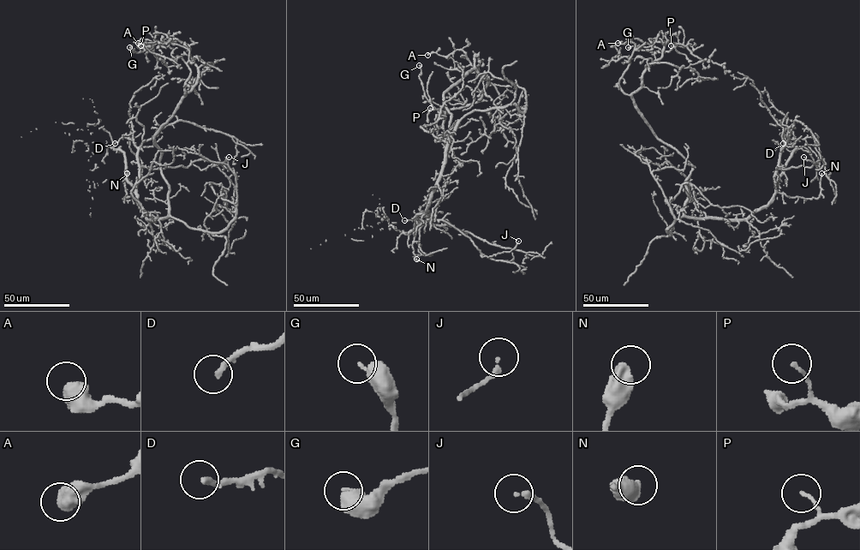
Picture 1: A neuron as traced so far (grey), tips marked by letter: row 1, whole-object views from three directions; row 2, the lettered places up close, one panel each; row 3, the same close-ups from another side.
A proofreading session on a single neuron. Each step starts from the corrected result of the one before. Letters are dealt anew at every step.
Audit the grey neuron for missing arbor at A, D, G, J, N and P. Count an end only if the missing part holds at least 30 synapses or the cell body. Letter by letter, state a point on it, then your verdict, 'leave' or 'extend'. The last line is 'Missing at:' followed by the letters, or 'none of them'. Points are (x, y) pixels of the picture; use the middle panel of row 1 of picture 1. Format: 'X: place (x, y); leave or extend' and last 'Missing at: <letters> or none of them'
A: place (427, 55); leave
D: place (404, 220); leave
G: place (419, 65); leave
J: place (518, 241); leave
N: place (416, 259); leave
P: place (430, 108); leave
Missing at: none of them

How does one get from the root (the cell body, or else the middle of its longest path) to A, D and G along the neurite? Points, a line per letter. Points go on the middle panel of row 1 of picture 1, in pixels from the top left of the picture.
A: (458, 121), (450, 129), (444, 93), (474, 67), (474, 56), (480, 61), (473, 66), (461, 50), (427, 55)
D: (458, 121), (447, 148), (446, 163), (427, 204), (427, 219), (423, 223), (420, 219), (404, 220)
G: (458, 121), (450, 129), (444, 93), (473, 69), (487, 80), (479, 100), (442, 111), (426, 97), (419, 65)

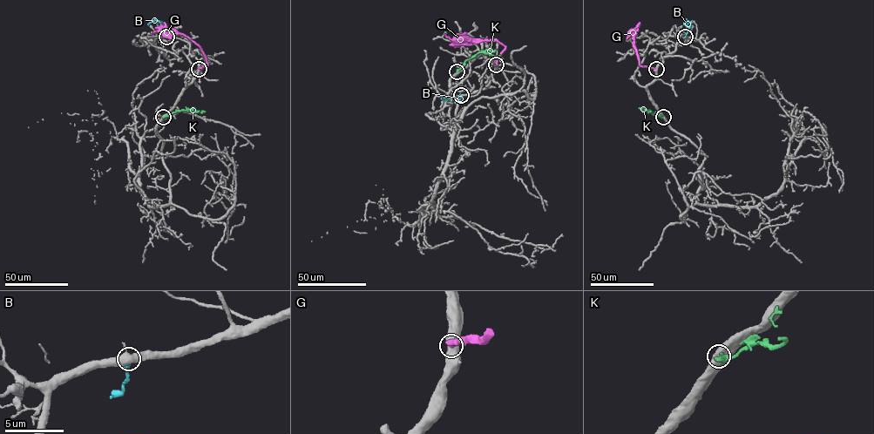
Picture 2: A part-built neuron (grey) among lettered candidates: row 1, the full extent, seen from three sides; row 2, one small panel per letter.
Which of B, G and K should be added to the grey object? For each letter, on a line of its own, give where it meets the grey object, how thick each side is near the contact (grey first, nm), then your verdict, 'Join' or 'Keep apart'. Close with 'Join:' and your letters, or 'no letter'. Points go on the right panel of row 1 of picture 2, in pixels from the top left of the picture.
B: Touches grey at (685, 37). Thickness 480 nm (grey) against 300 nm. Keep apart
G: Touches grey at (656, 69). Thickness 550 nm (grey) against 440 nm. Keep apart
K: Touches grey at (663, 117). Thickness 800 nm (grey) against 320 nm. Keep apart
Join: no letter

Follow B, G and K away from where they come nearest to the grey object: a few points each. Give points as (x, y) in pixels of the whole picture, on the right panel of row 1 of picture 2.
B: (685, 37), (688, 29), (684, 23), (687, 20), (687, 25)
G: (656, 68), (640, 65), (633, 45), (635, 32), (627, 31)
K: (663, 117), (645, 111), (651, 111)

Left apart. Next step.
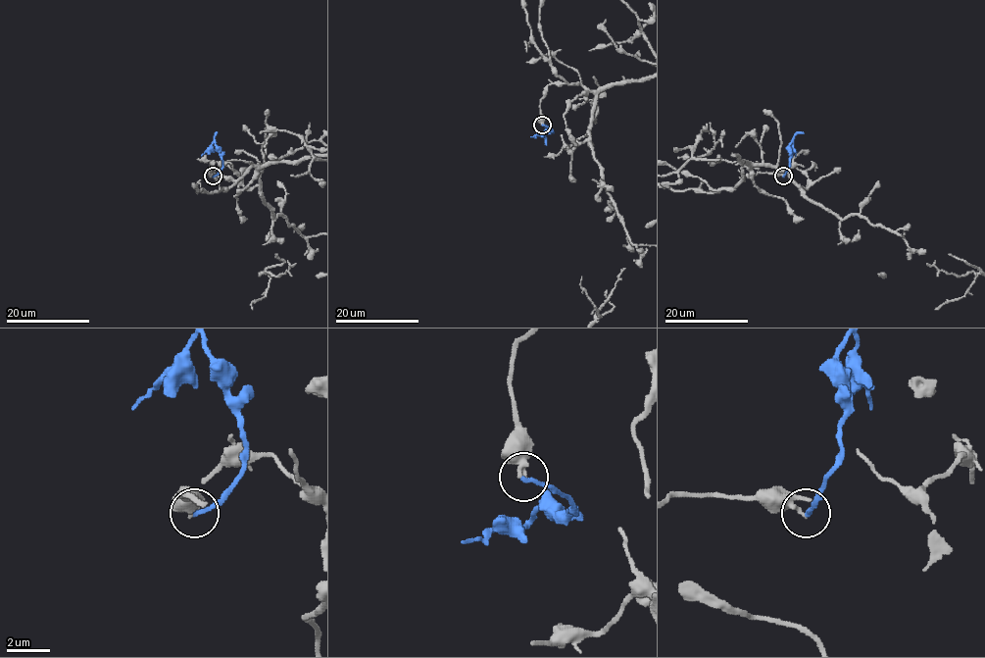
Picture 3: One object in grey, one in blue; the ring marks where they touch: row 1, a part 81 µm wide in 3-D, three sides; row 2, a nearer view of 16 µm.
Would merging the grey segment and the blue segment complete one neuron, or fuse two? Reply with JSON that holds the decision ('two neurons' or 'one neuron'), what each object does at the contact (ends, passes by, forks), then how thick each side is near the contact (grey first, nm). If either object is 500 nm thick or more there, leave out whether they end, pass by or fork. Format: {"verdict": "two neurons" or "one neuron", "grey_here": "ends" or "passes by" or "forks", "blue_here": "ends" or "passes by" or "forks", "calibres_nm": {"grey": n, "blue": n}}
{"verdict": "two neurons", "grey_here": "passes by", "blue_here": "ends", "calibres_nm": {"grey": 220, "blue": 200}}

